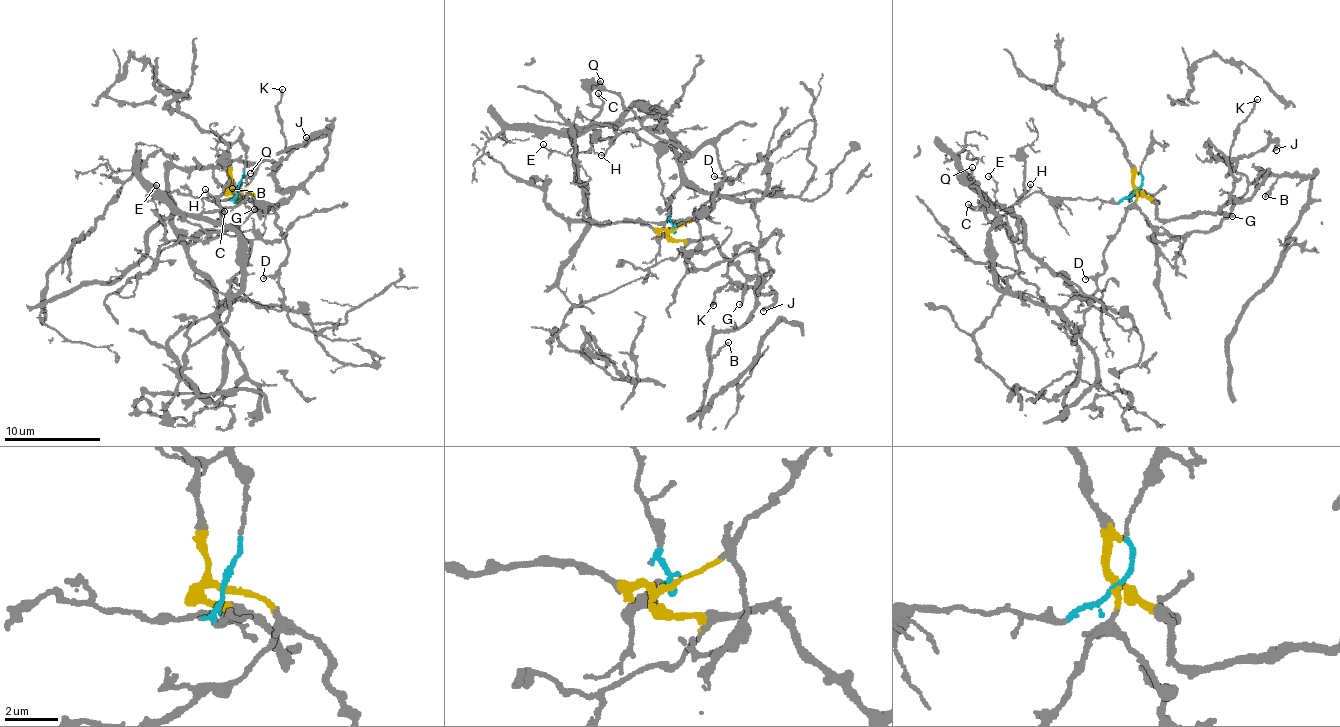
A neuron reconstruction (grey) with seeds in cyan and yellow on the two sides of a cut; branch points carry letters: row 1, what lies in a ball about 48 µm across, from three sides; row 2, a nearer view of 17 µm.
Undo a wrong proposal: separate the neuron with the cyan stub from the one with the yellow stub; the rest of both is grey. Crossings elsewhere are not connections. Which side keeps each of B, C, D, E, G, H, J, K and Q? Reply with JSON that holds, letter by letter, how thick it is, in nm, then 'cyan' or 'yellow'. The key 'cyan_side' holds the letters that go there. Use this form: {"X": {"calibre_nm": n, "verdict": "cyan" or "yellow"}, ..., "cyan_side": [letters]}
{"B": {"calibre_nm": 150, "verdict": "yellow"}, "C": {"calibre_nm": 160, "verdict": "cyan"}, "D": {"calibre_nm": 140, "verdict": "yellow"}, "E": {"calibre_nm": 80, "verdict": "cyan"}, "G": {"calibre_nm": 170, "verdict": "yellow"}, "H": {"calibre_nm": 100, "verdict": "cyan"}, "J": {"calibre_nm": 240, "verdict": "yellow"}, "K": {"calibre_nm": 150, "verdict": "yellow"}, "Q": {"calibre_nm": 160, "verdict": "cyan"}, "cyan_side": ["C", "E", "H", "Q"]}

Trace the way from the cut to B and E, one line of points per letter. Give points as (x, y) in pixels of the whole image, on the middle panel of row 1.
B: (672, 230), (678, 240), (713, 240), (759, 279), (757, 303), (739, 328), (713, 336), (712, 360), (728, 342)
E: (672, 230), (657, 152), (634, 131), (618, 132), (614, 126), (588, 127), (568, 153), (549, 153), (543, 145)

